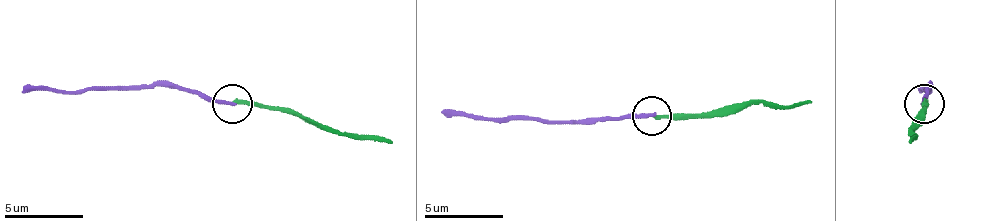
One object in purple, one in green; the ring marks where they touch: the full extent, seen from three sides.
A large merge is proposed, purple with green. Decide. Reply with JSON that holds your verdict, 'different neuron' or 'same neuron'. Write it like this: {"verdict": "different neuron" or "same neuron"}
{"verdict": "different neuron"}

